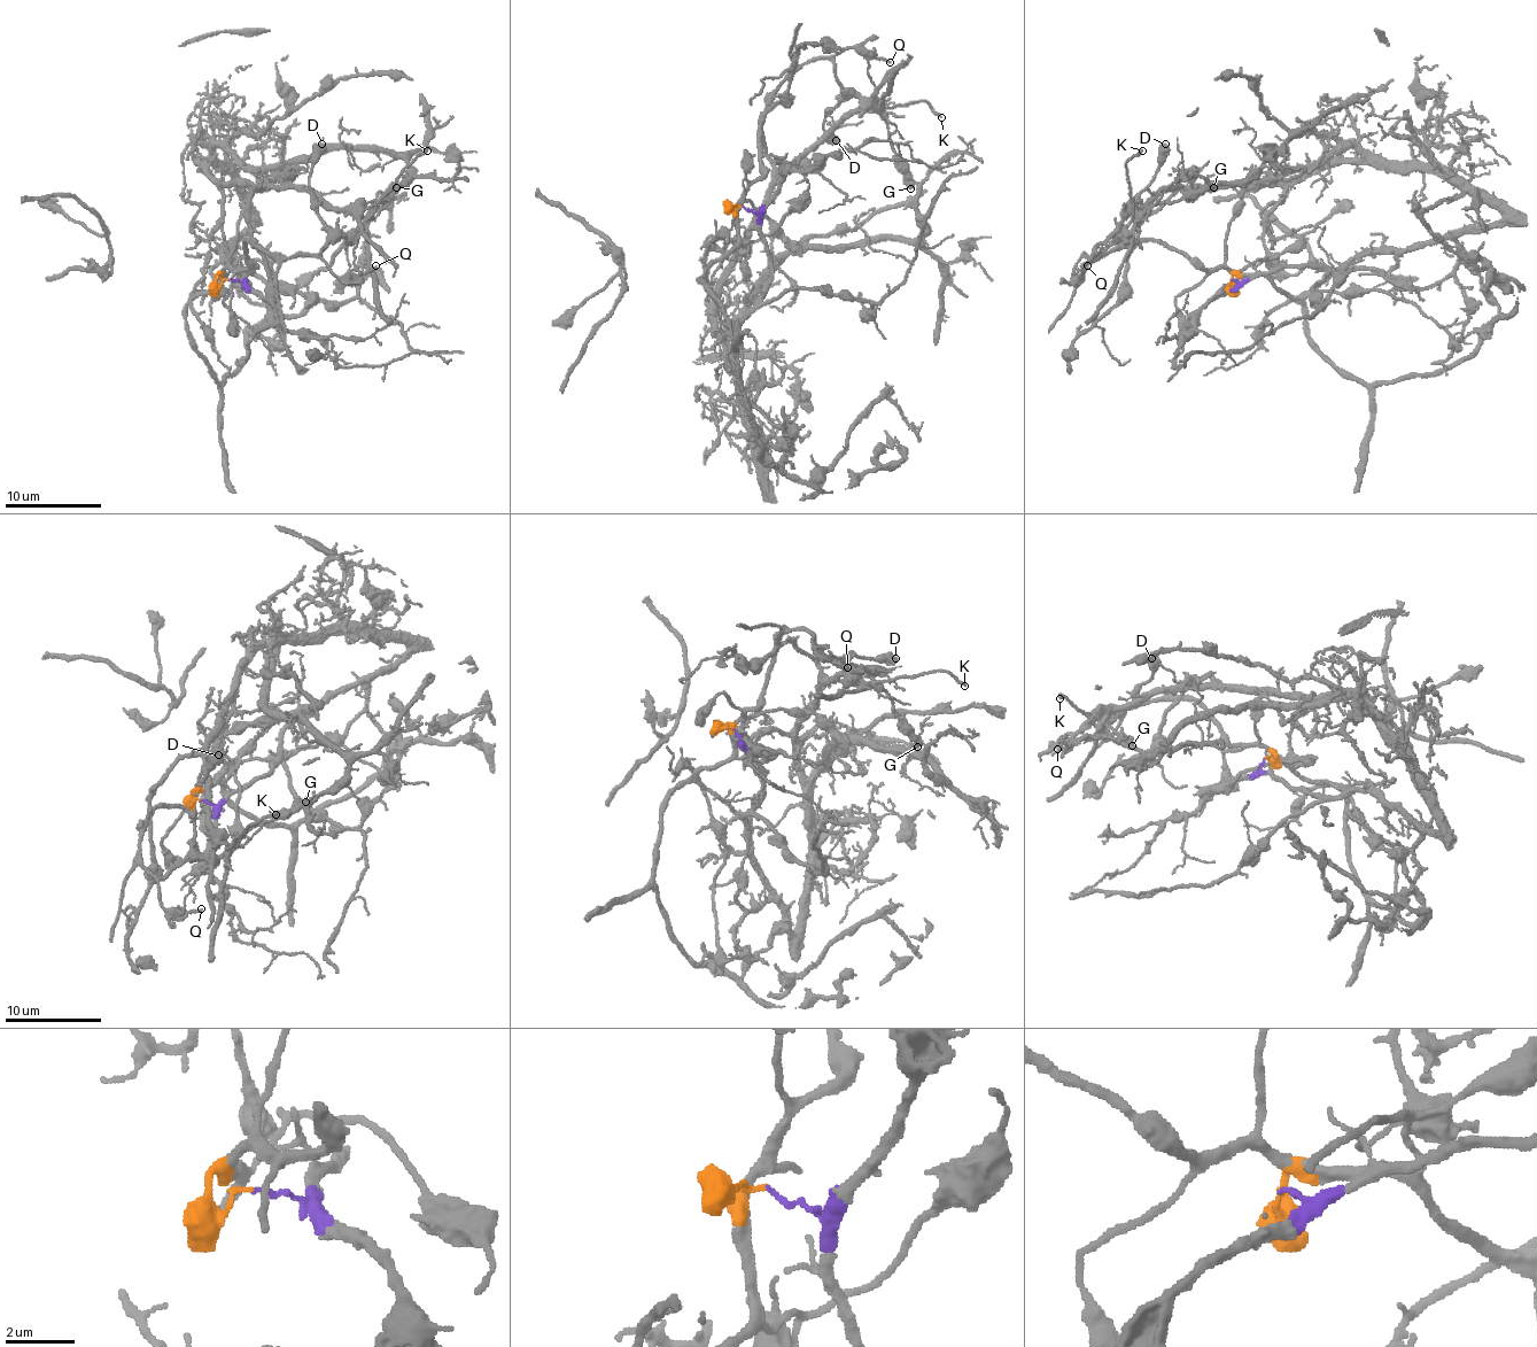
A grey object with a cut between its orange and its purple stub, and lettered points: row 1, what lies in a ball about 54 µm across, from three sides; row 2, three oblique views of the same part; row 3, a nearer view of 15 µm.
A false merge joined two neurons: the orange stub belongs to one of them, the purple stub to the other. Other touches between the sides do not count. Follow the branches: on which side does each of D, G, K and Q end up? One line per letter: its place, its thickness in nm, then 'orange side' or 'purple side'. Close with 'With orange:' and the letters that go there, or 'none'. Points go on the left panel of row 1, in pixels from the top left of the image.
D: at (321, 144); 650 nm thick; orange side
G: at (396, 187); 550 nm thick; orange side
K: at (427, 151); 200 nm thick; orange side
Q: at (375, 265); 150 nm thick; orange side
With orange: D, G, K, Q

